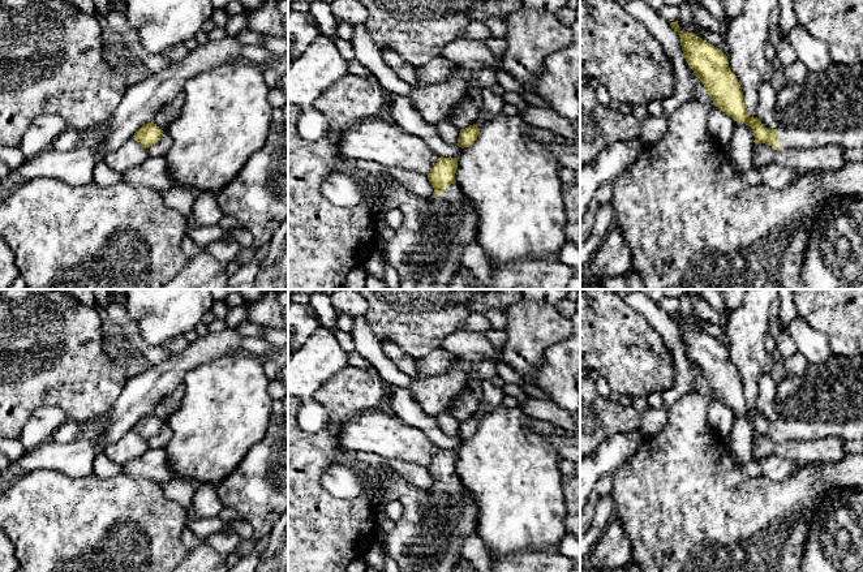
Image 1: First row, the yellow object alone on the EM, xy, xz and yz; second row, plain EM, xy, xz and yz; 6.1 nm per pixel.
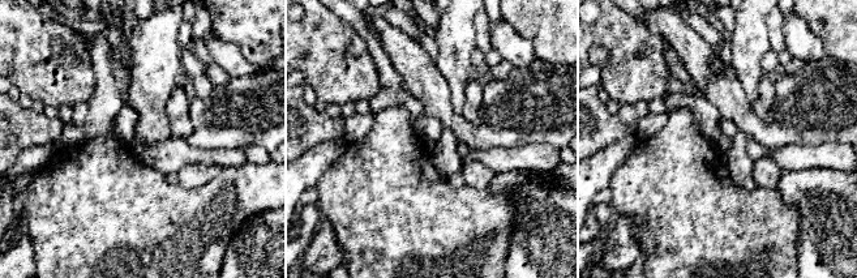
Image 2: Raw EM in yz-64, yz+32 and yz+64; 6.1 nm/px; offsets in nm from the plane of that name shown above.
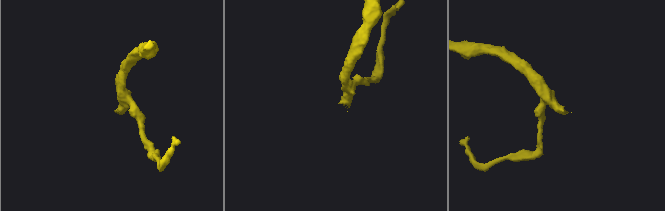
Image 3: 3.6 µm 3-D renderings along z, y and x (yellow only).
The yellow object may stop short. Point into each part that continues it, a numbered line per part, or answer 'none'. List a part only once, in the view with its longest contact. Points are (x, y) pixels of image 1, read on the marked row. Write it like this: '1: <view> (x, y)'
1: xz (426, 250)

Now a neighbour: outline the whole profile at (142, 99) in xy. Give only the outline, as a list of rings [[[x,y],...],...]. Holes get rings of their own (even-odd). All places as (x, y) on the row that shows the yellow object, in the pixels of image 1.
[[[236,35],[209,40],[190,51],[183,61],[130,82],[108,120],[108,132],[96,150],[78,145],[69,151],[56,151],[52,147],[40,151],[0,180],[0,199],[37,177],[56,179],[73,186],[91,181],[95,164],[132,138],[139,128],[151,122],[159,109],[184,90],[189,79],[222,64],[240,61],[242,47]]]

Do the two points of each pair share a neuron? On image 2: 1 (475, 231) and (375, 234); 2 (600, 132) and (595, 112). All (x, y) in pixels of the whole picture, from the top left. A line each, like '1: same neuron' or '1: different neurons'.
1: same neuron
2: same neuron

